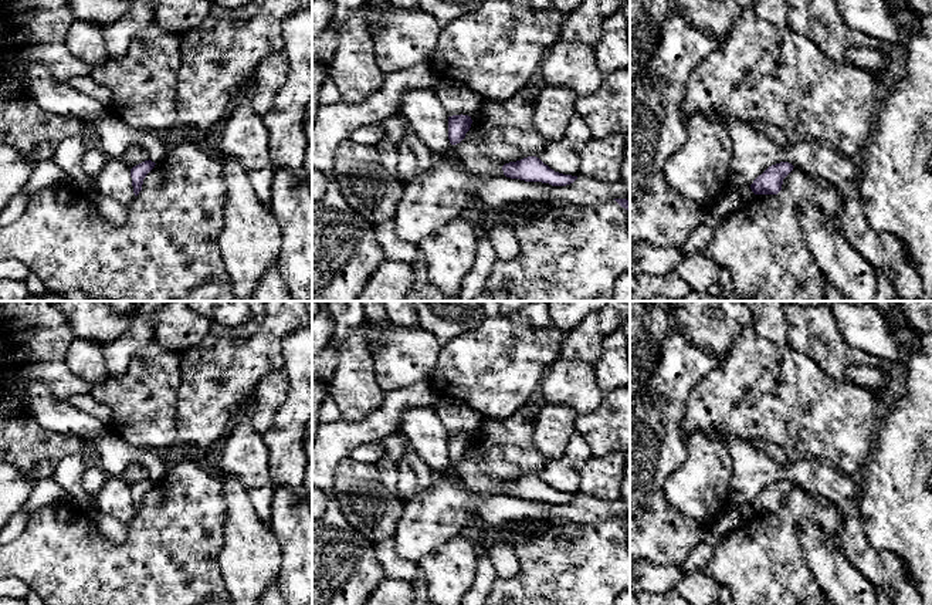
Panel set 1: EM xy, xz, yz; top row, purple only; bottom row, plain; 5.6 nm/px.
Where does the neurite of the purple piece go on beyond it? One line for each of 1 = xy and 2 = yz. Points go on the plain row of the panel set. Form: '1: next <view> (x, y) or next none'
1: next none
2: next none

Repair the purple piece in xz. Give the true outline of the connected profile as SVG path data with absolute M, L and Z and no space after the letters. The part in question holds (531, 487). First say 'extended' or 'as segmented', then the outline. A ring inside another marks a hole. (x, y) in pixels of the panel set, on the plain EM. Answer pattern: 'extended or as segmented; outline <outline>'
as segmented; outline M528 474L502 484L504 493L511 497L525 500L542 500L552 504L566 504L573 501L577 494L555 490L536 474Z

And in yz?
as segmented; outline M780 480L769 484L762 493L759 493L750 507L755 513L777 513L782 508L783 497L793 489L793 483L789 480Z

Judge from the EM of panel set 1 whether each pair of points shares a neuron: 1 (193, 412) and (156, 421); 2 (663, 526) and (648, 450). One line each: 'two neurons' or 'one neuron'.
1: two neurons
2: one neuron

